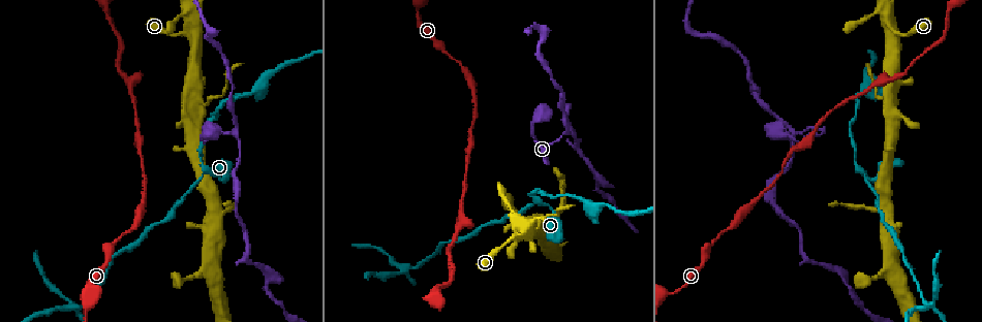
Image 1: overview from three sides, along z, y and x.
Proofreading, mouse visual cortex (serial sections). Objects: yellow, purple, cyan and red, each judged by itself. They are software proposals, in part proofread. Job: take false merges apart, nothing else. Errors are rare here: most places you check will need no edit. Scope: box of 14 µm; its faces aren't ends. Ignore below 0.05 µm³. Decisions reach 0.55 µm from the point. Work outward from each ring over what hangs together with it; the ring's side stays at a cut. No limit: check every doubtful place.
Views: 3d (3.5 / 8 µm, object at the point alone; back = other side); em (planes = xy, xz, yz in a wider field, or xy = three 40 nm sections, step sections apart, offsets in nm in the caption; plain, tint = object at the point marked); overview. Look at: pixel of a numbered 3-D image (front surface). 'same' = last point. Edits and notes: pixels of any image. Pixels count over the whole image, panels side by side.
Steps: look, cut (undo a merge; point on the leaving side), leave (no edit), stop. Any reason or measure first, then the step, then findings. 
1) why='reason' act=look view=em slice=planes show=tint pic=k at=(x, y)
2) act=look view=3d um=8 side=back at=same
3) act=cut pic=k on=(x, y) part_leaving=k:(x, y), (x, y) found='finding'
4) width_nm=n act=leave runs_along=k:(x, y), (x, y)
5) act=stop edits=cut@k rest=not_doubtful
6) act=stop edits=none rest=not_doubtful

why='three arms meet' act=look view=3d um=8 pic=1 at=(536, 200)

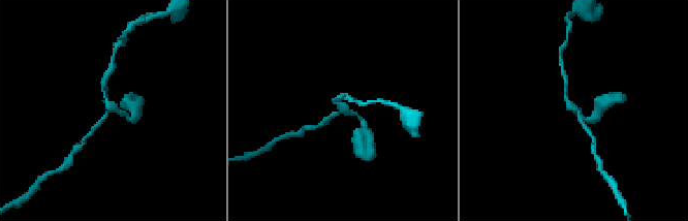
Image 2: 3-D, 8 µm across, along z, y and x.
act=look view=3d um=3.5 pic=2 at=(113, 107)

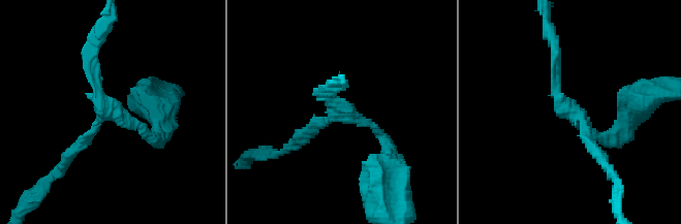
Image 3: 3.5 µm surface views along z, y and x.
arms=3 arm_widths_nm=100,150,150 act=look view=em slice=xy step=1 show=tint pic=3 at=(111, 112)

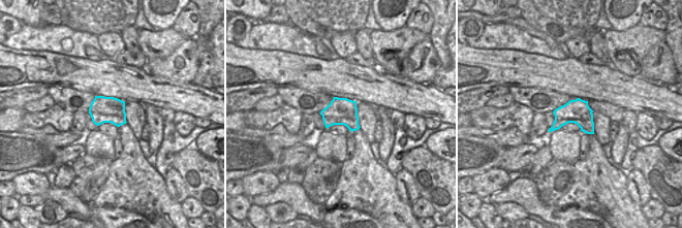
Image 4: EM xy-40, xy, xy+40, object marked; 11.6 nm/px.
act=leave runs_along=3:(158, 136), (101, 104), (92, 54) found='continuous, no second cell'

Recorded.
why='a fork' act=look view=3d um=8 pic=1 at=(891, 98)

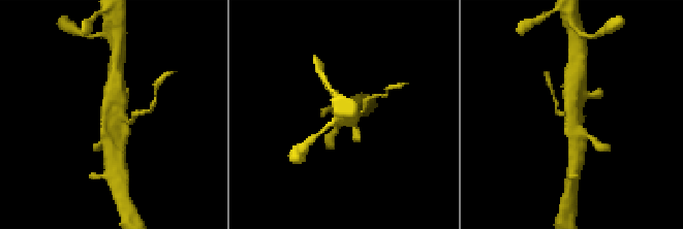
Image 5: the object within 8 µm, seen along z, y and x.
act=look view=em slice=xy step=1 show=tint pic=5 at=(575, 111)

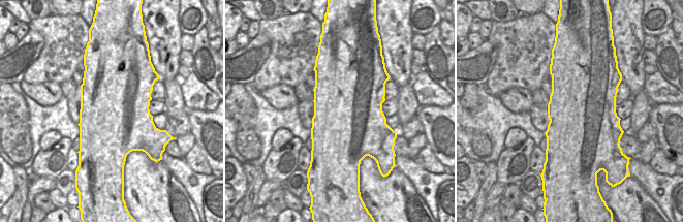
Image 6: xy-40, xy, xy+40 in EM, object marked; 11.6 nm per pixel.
act=leave runs_along=5:(115, 80), (111, 143) found='continuous, no second cell'

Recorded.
why='sharp bend' act=look view=3d um=8 pic=1 at=(234, 133)

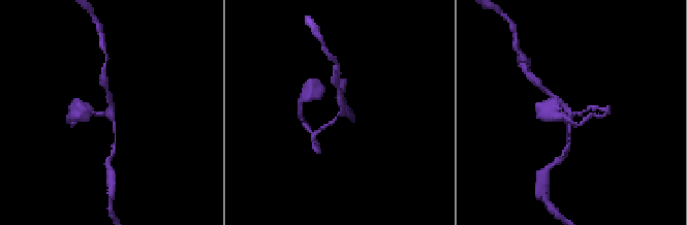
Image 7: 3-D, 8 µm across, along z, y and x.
why='closer look' act=look view=3d um=3.5 pic=7 at=(108, 116)

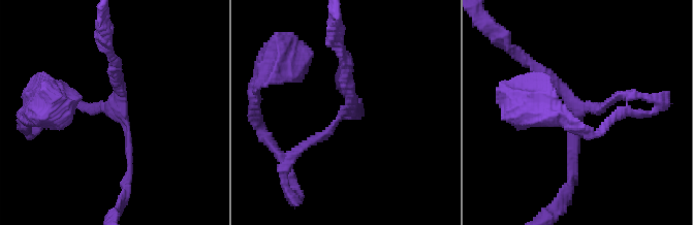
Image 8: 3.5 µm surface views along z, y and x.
arms=3 arm_widths_nm=100,150,200 why='shape alone is not enough' act=look view=em slice=xy step=3 show=tint pic=8 at=(344, 114)

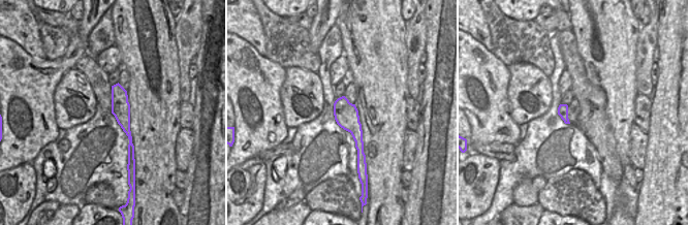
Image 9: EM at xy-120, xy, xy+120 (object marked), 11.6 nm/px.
act=leave runs_along=9:(116, 87), (130, 138), (130, 150) found='one cell here'

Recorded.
why='sharp bend' act=look view=3d um=3.5 pic=1 at=(929, 306)

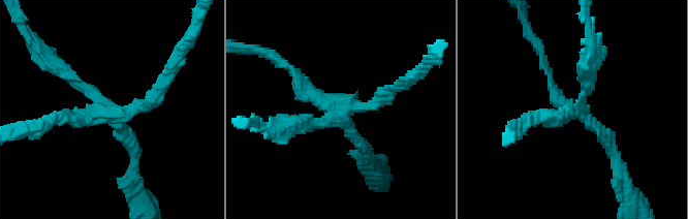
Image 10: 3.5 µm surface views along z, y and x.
arms=4 arm_widths_nm=150,150,200,200 act=look view=em slice=planes show=tint pic=10 at=(569, 113)

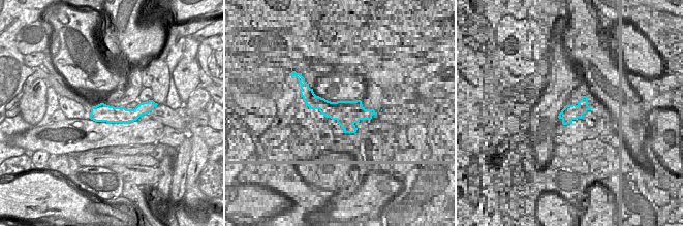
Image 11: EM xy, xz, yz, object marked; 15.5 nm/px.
act=look view=em slice=xy step=5 show=tint at=same

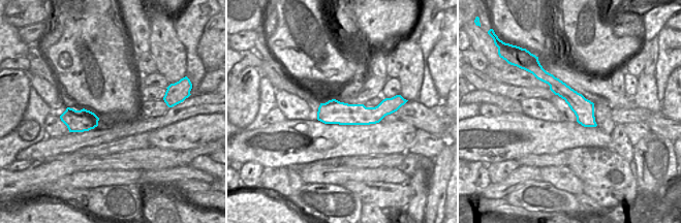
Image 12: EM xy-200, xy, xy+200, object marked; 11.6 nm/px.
act=leave runs_along=10:(402, 85), (367, 106), (298, 125) found='one cell here'

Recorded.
act=stop edits=none rest=not_doubtful

